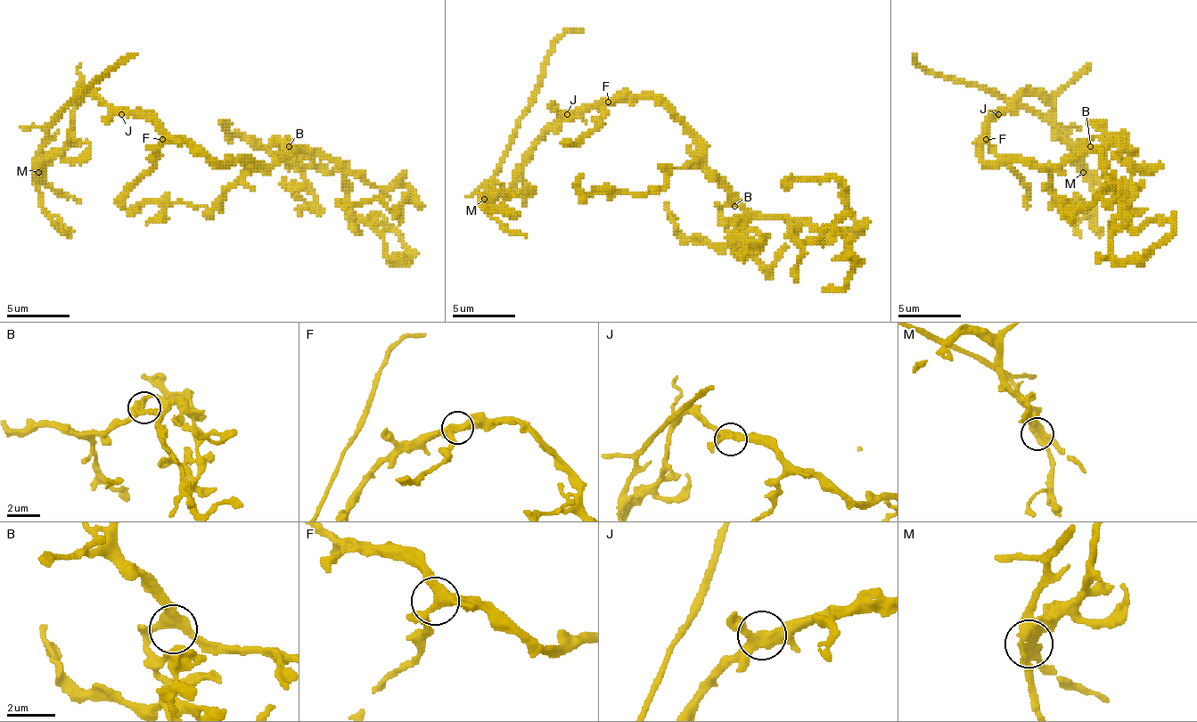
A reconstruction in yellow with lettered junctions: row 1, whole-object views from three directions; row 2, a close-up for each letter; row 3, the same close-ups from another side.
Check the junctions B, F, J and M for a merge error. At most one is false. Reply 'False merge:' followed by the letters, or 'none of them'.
False merge: M

